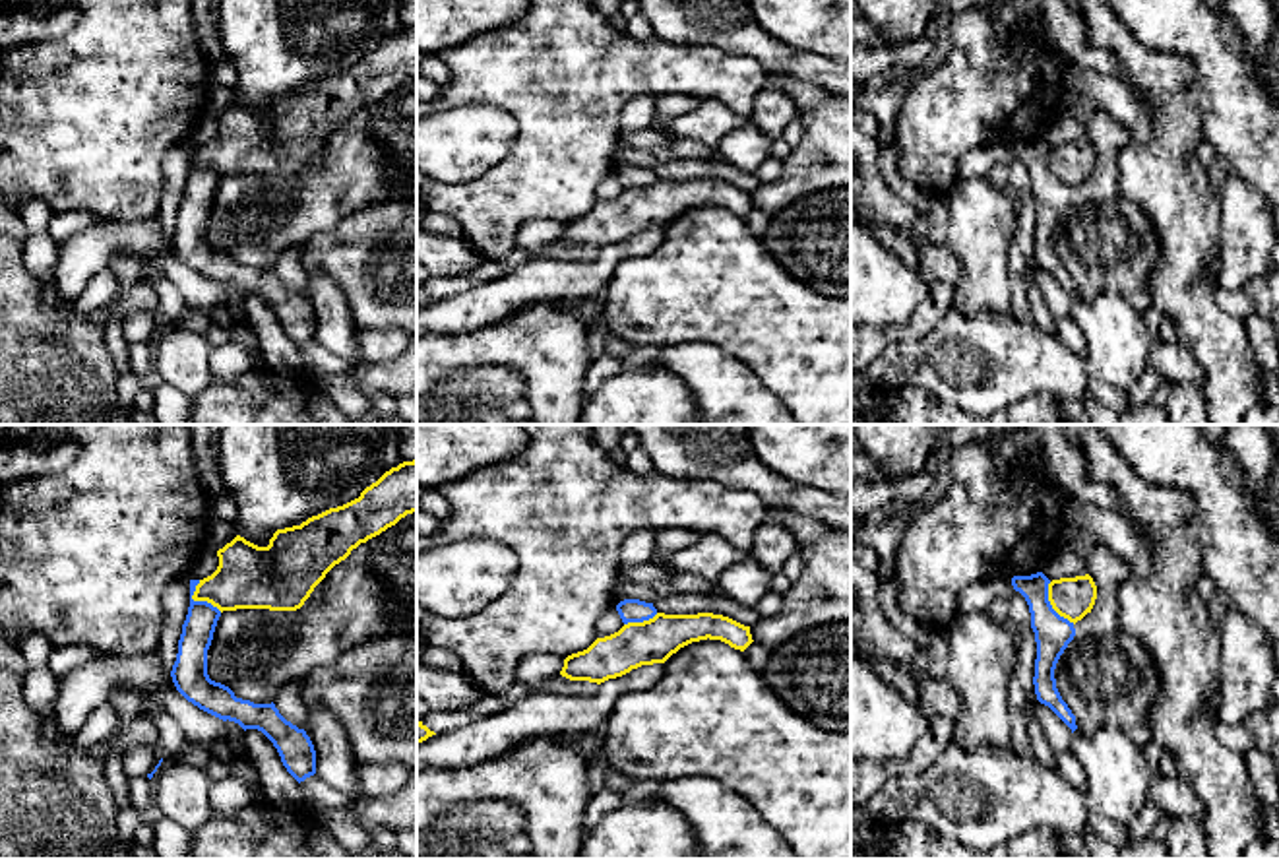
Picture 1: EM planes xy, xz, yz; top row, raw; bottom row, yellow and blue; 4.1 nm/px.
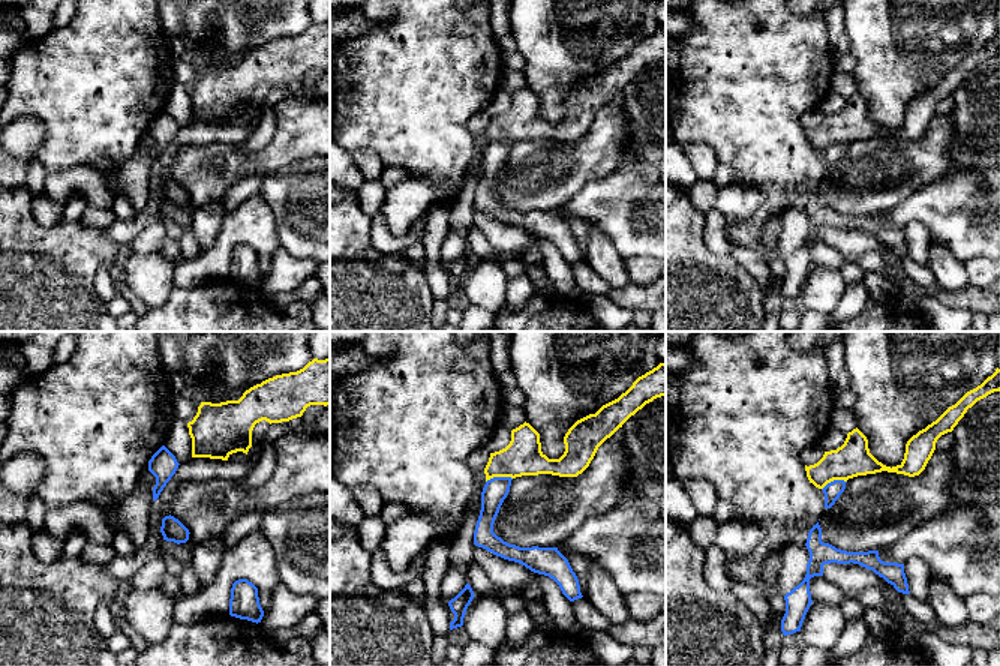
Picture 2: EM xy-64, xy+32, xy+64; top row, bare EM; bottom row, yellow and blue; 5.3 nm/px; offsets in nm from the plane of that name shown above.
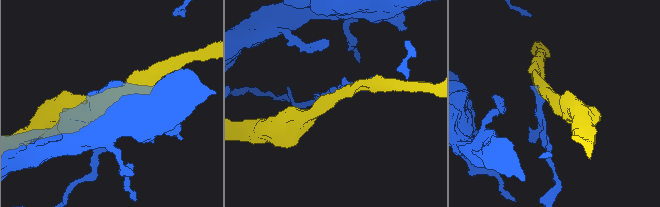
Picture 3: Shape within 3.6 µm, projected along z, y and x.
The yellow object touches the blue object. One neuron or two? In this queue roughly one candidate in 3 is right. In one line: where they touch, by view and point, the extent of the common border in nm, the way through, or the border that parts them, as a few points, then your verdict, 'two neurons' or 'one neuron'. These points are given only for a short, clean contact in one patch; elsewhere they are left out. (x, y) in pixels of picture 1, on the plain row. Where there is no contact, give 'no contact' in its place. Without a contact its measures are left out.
xy (198, 165) | 170 nm | along xy (198, 146), (192, 163), (206, 165), (221, 177) | two neurons

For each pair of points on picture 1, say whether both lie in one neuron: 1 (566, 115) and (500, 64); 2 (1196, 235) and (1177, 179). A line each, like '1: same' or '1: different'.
1: same
2: same

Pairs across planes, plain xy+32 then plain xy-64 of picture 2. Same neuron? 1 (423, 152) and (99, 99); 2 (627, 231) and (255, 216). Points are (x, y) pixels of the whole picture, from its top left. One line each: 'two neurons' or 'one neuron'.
1: one neuron
2: two neurons

